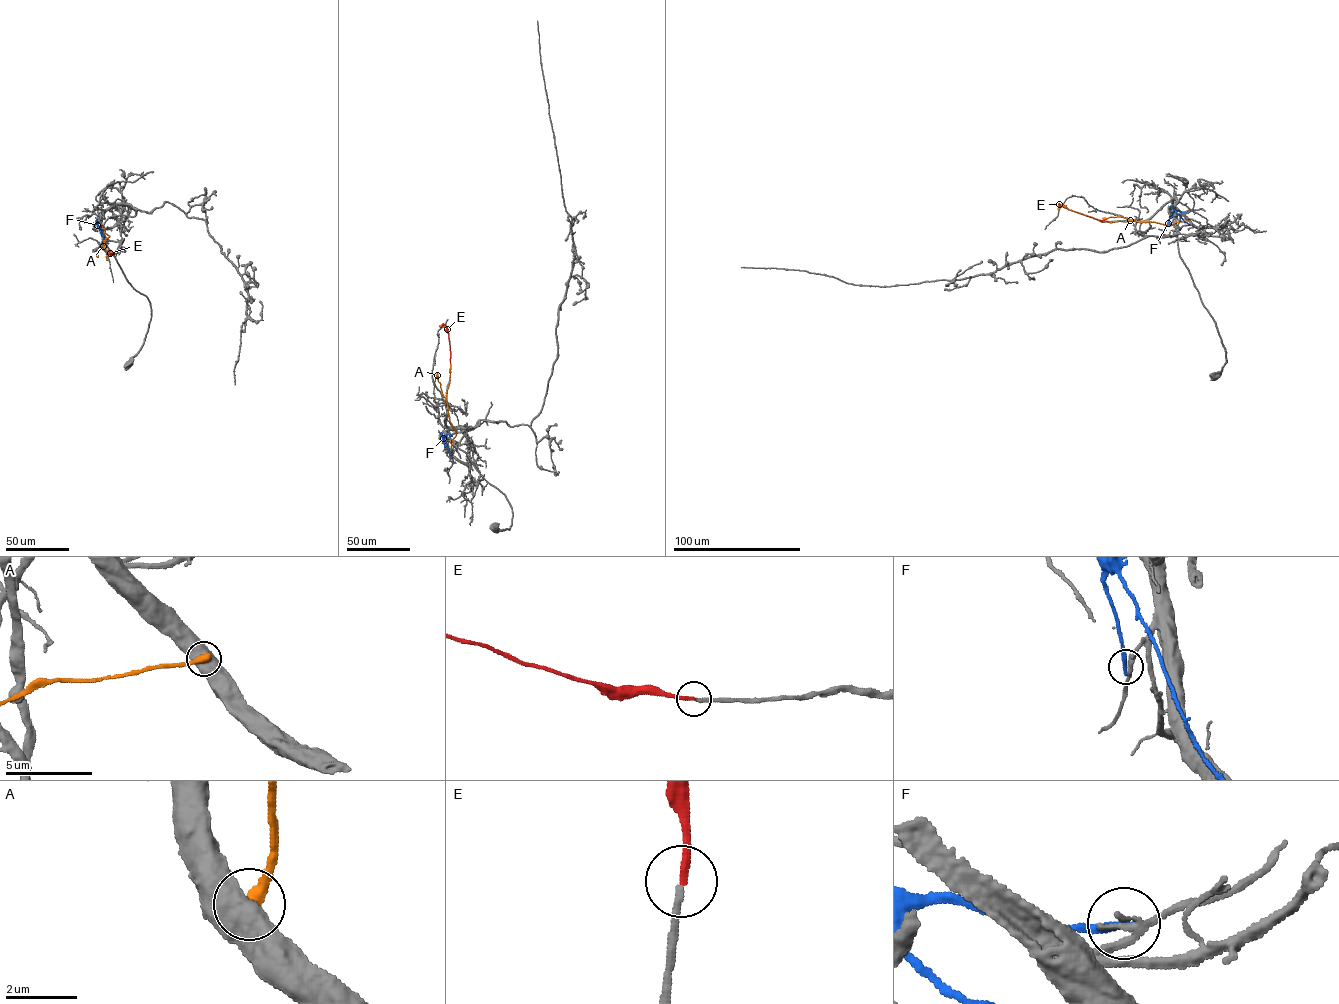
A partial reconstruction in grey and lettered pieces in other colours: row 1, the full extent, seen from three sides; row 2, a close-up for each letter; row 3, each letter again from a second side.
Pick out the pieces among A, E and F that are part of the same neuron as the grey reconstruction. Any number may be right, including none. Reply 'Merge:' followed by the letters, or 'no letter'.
Merge: no letter

